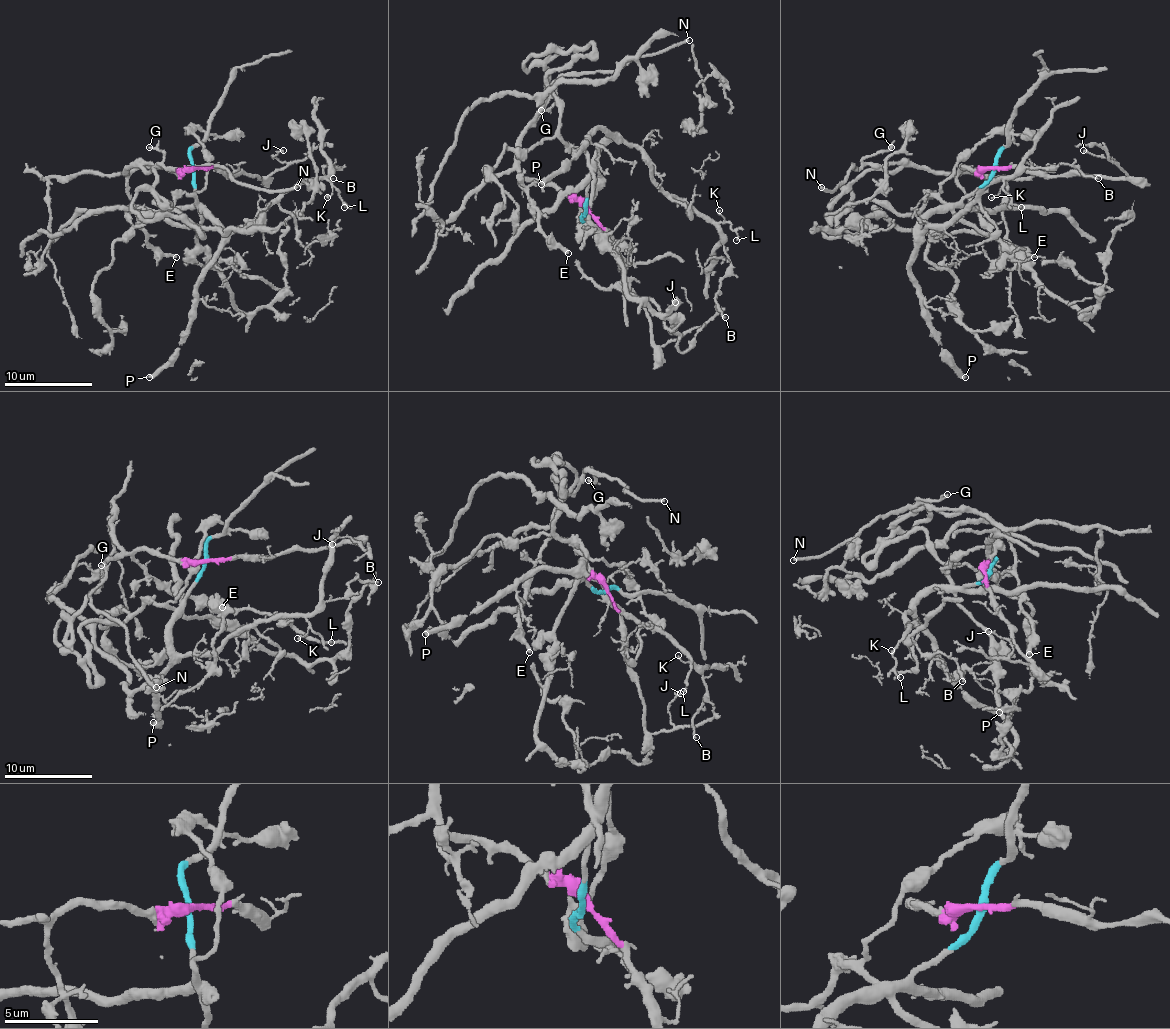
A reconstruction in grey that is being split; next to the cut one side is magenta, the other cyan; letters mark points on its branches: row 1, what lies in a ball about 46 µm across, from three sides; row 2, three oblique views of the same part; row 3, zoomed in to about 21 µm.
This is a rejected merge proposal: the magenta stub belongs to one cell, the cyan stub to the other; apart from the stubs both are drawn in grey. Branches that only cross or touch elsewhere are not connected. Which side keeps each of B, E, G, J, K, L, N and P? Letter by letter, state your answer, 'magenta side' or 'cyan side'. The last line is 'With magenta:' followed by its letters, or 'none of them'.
B: cyan side
E: magenta side
G: magenta side
J: magenta side
K: cyan side
L: cyan side
N: magenta side
P: cyan side
With magenta: E, G, J, N

